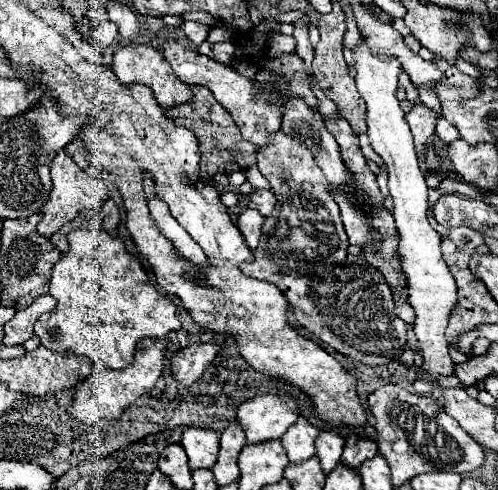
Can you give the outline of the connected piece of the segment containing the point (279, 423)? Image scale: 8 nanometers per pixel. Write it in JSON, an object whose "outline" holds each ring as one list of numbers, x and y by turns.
{"outline":[[263,394,243,402,239,406,237,420,245,430,249,444,275,440,281,438,285,430,295,424,299,416,299,406,299,398]]}

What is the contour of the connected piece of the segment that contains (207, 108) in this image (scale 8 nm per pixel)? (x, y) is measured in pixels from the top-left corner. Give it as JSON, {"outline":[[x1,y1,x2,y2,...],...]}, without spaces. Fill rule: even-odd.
{"outline":[[207,86,193,88,193,100,177,108,165,110,165,116,171,118,177,126,189,128,197,136,201,144,201,178,211,180,215,174,231,174,237,170,247,170,249,166,257,164,257,158,255,158,257,146,241,138,241,132,233,122,231,112,225,110,221,104,217,104,217,100,213,98]]}

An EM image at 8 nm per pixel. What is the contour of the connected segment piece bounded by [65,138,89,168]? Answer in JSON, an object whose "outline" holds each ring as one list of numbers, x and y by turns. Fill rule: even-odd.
{"outline":[[77,138,77,140,73,140,65,150,75,158,75,162,77,162,81,168,85,168,85,164,89,164,89,162,87,162,87,158,83,158,83,154,87,154,87,152,85,152,85,148,83,148,81,144,83,144,83,142]]}

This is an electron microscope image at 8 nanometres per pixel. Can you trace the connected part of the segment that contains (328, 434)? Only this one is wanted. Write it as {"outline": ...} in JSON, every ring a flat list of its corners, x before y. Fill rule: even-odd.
{"outline":[[323,430,317,440,315,440,315,448,317,448,317,456,321,460,321,468,325,474,329,474,339,458,341,458,341,452,343,452,343,446,345,446,345,438,337,432,337,430]]}

